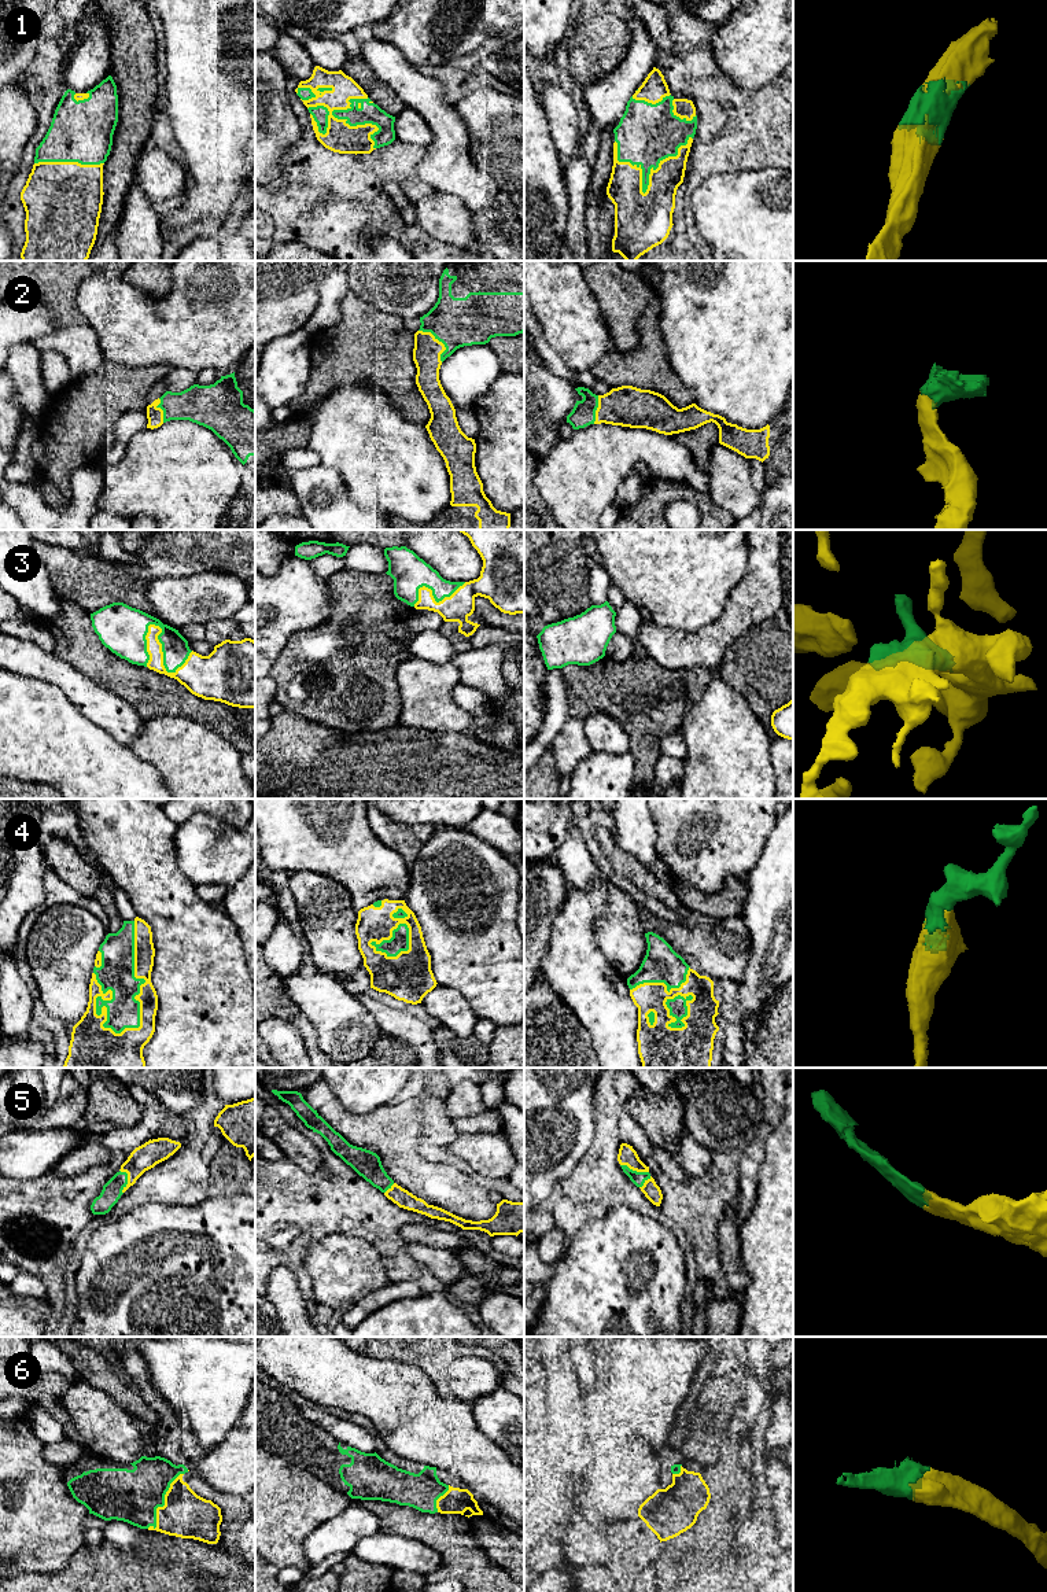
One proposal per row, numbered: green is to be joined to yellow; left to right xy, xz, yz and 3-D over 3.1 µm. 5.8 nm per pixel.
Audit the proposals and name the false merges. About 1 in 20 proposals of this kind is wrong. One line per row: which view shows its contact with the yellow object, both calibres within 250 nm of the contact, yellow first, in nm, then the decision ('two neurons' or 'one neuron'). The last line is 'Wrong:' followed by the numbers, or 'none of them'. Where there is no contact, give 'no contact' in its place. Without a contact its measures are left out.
1: meets yellow in xz; 180 nm thick on the yellow side, 130 nm on the other; one neuron
2: meets yellow in xz; 160 nm thick on the yellow side, 280 nm on the other; one neuron
3: meets yellow in xy; 220 nm thick on the yellow side, 240 nm on the other; one neuron
4: meets yellow in xy; 120 nm thick on the yellow side, 200 nm on the other; one neuron
5: meets yellow in xy; 150 nm thick on the yellow side, 120 nm on the other; one neuron
6: meets yellow in xy; 260 nm thick on the yellow side, 300 nm on the other; one neuron
Wrong: none of them

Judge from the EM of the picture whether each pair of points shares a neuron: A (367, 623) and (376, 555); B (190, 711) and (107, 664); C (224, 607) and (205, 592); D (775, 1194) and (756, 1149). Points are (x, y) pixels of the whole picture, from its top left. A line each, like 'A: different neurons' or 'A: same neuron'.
A: different neurons
B: same neuron
C: same neuron
D: different neurons

